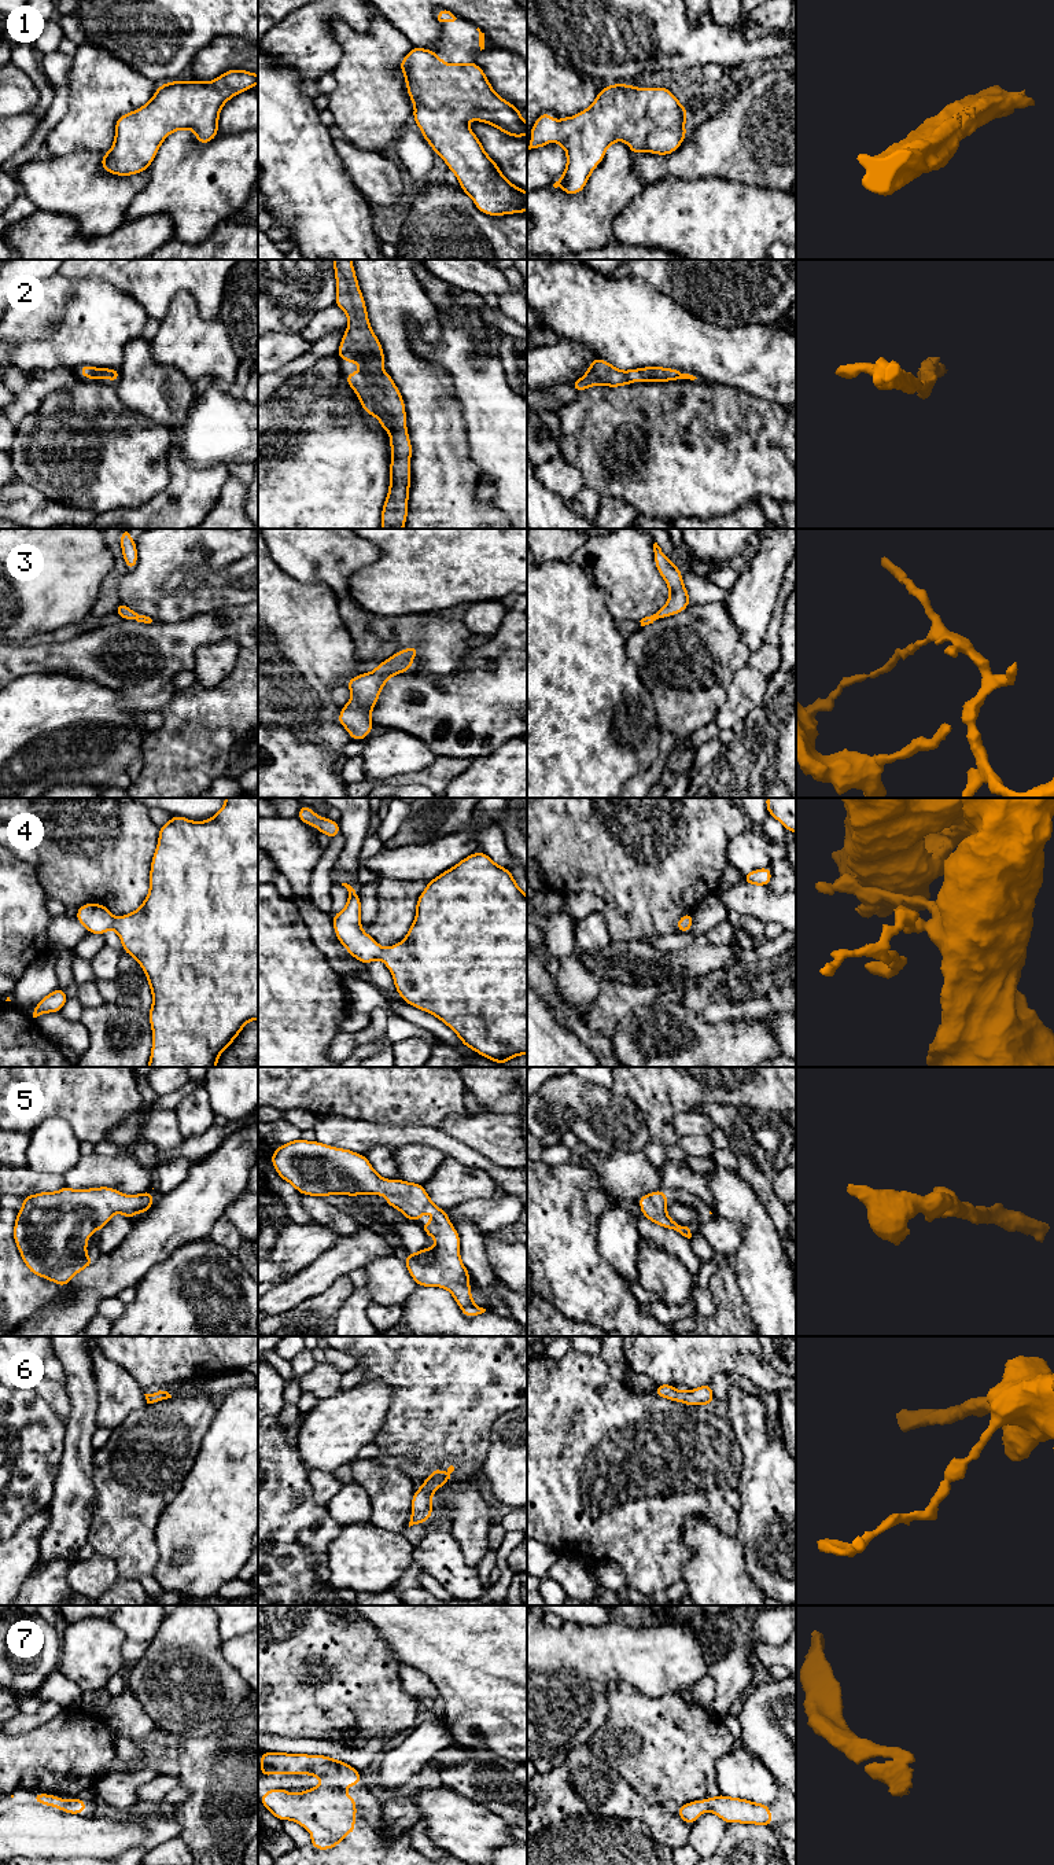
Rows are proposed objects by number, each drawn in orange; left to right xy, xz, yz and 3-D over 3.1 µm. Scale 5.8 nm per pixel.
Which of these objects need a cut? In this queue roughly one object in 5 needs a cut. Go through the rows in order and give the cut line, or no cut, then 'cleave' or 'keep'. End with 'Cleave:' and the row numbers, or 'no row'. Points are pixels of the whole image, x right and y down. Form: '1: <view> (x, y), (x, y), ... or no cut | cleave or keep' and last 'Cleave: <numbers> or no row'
1: no cut | keep
2: no cut | keep
3: no cut | keep
4: no cut | keep
5: no cut | keep
6: no cut | keep
7: no cut | keep
Cleave: no row

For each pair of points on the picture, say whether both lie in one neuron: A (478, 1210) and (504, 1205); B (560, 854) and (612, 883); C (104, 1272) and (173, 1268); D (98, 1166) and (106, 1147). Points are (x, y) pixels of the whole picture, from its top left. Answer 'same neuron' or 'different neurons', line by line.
A: same neuron
B: same neuron
C: different neurons
D: different neurons

